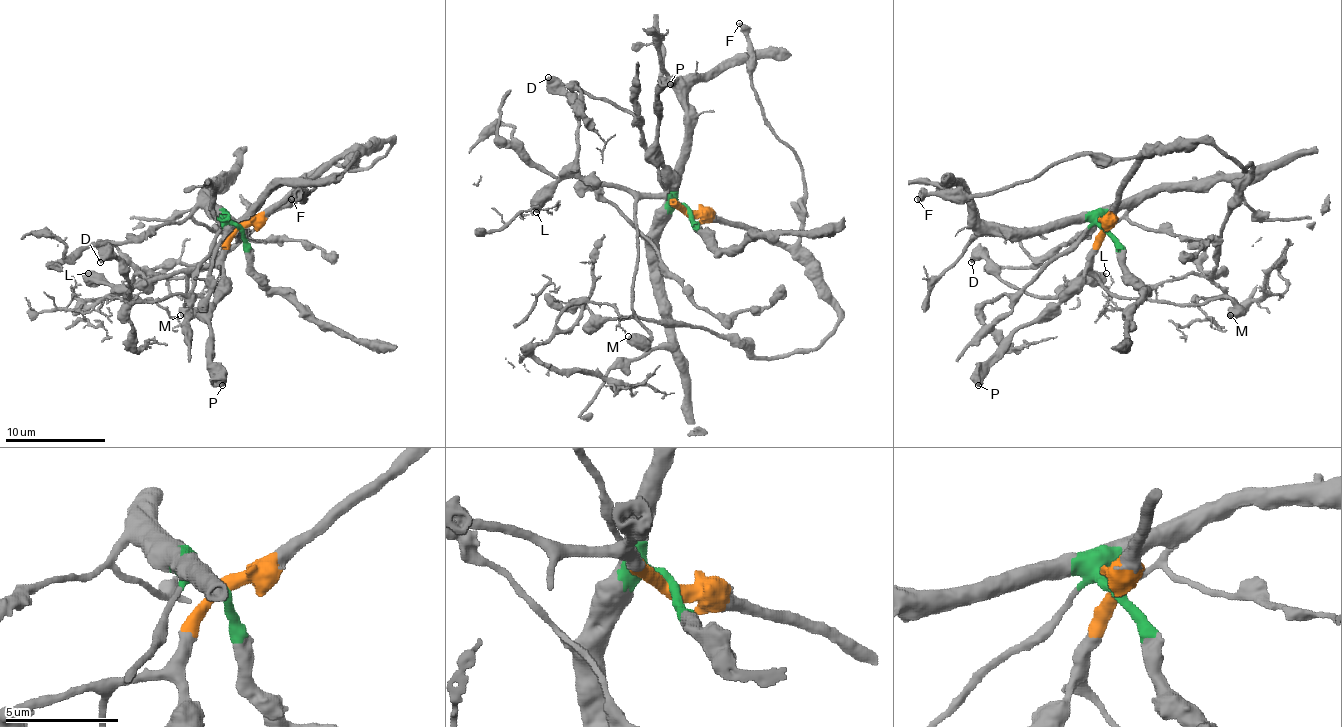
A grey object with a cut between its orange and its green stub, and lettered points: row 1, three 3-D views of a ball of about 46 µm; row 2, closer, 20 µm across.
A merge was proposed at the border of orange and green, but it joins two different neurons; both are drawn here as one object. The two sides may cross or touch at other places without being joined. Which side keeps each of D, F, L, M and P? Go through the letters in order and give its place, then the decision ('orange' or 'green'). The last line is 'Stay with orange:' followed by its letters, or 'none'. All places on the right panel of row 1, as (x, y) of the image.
D: place (971, 262); orange
F: place (917, 199); orange
L: place (1106, 273); orange
M: place (1230, 315); orange
P: place (978, 385); orange
Stay with orange: D, F, L, M, P

